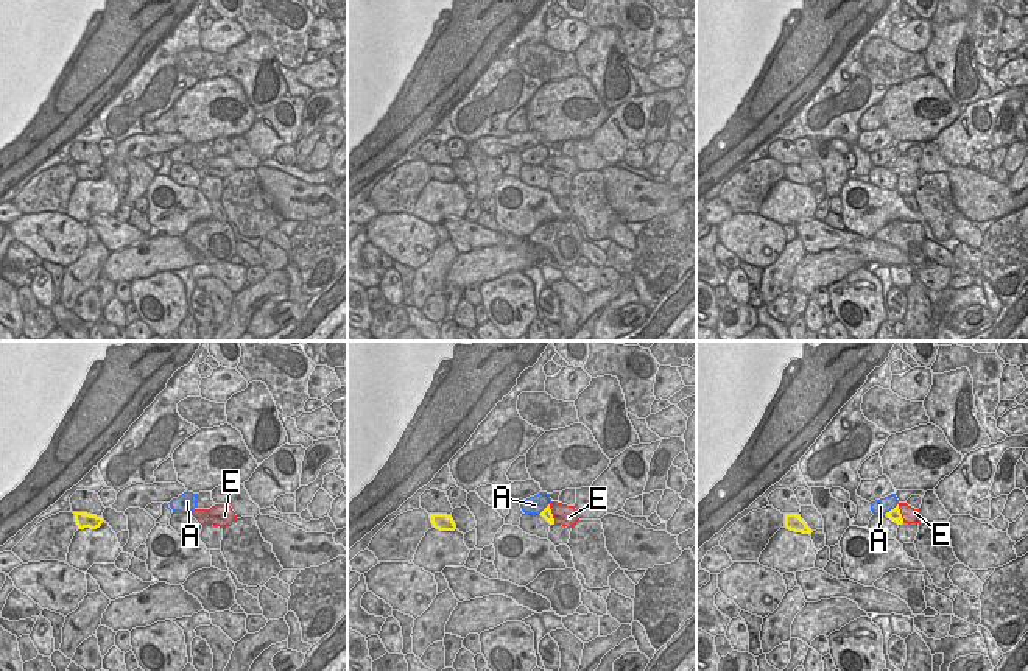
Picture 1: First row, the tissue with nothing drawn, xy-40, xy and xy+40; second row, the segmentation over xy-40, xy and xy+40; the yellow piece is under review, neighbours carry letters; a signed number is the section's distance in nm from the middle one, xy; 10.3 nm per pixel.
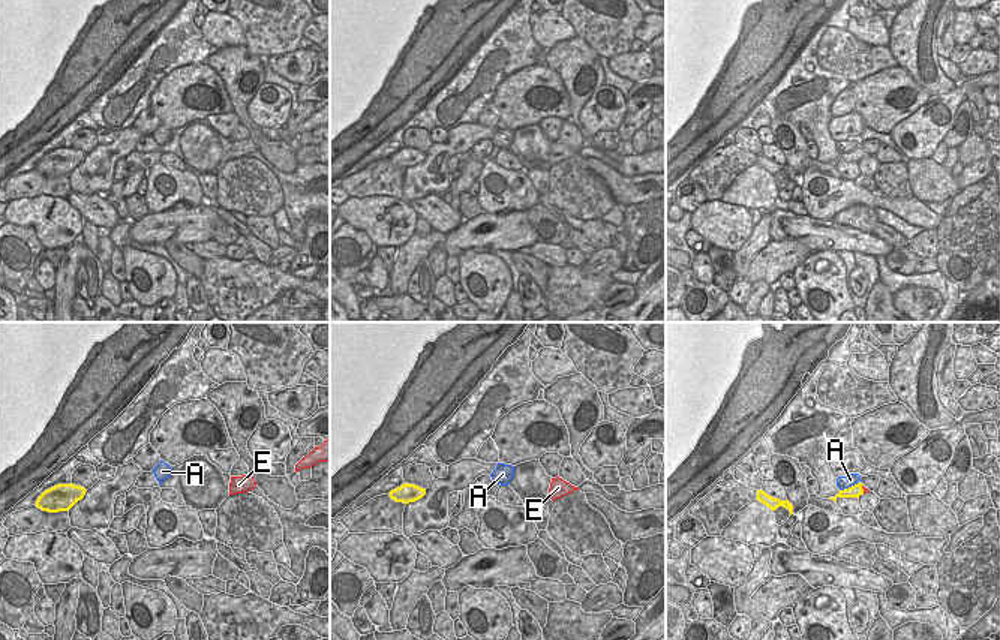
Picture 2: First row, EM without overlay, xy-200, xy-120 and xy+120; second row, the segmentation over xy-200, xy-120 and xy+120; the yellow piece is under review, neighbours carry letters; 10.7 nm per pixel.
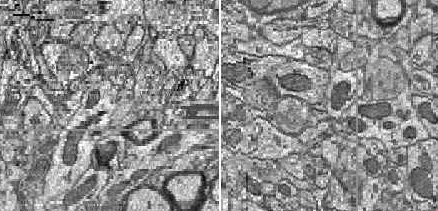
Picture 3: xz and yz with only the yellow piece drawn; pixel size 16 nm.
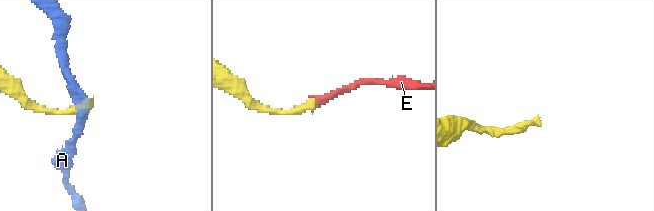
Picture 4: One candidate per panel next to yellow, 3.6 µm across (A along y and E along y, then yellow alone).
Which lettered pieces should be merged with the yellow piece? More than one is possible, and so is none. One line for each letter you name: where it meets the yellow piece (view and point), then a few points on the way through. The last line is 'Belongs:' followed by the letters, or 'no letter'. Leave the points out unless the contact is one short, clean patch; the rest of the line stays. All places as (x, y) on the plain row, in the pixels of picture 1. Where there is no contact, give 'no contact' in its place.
E: xy (552, 165) | across xy (547, 165), (552, 165), (563, 165)
Belongs: E

